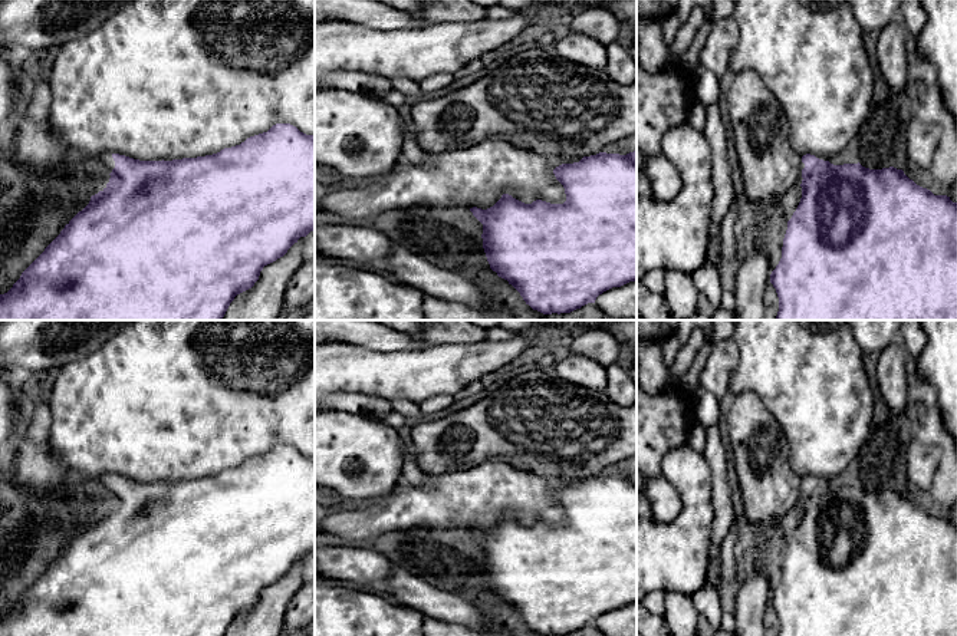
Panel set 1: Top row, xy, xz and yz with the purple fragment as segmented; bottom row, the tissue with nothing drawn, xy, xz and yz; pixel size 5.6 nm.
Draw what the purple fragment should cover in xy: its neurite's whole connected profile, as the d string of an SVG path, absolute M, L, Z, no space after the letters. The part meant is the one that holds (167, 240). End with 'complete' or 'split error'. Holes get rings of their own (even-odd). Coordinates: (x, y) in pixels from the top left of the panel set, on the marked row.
M276 123L267 132L213 155L139 161L103 152L92 164L111 175L109 182L91 197L89 204L65 225L13 287L0 294L0 320L223 320L234 297L254 286L264 266L283 257L300 237L315 230L315 135L306 135L290 123Z; split error

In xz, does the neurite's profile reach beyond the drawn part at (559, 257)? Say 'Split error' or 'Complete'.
Complete

